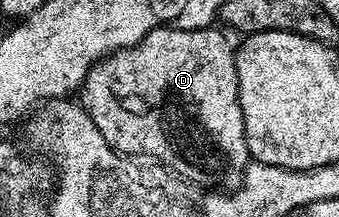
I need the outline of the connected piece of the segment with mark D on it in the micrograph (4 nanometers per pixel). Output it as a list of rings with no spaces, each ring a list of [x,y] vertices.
[[[216,26],[194,30],[165,27],[150,30],[139,44],[121,48],[96,63],[86,74],[78,100],[94,126],[98,126],[102,138],[106,138],[107,143],[112,140],[109,146],[115,152],[120,153],[123,148],[152,148],[152,152],[160,152],[157,160],[167,164],[189,184],[204,190],[217,186],[235,190],[244,183],[250,157],[238,98],[236,54],[234,44]]]

